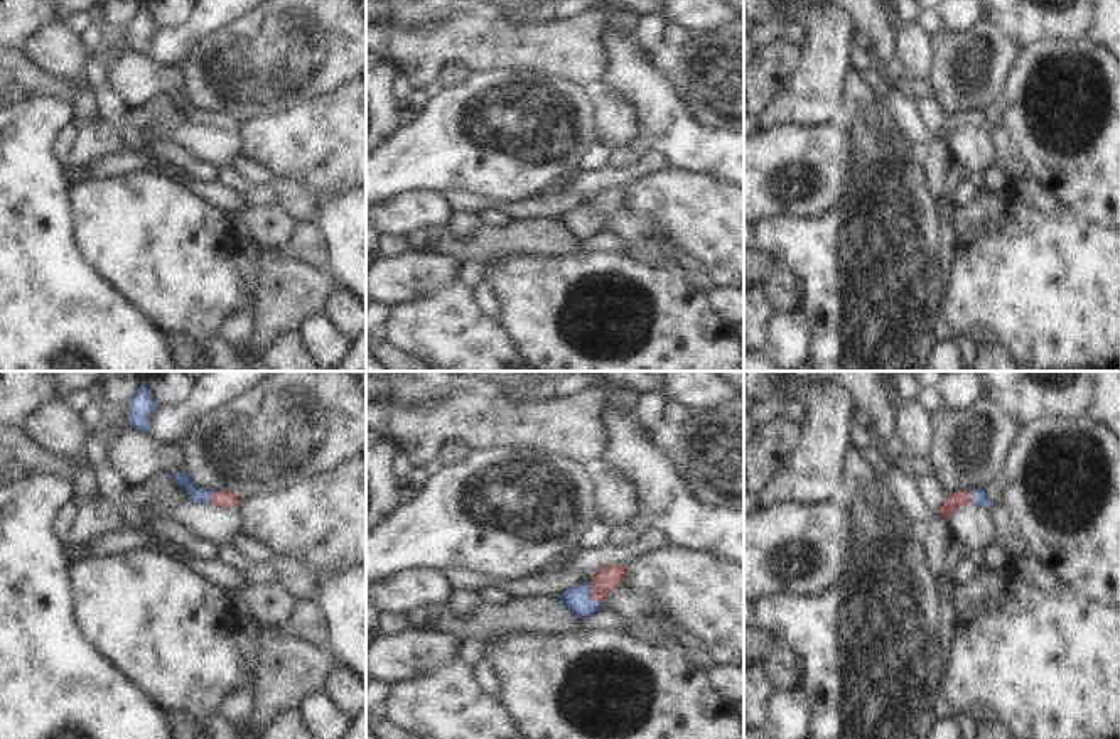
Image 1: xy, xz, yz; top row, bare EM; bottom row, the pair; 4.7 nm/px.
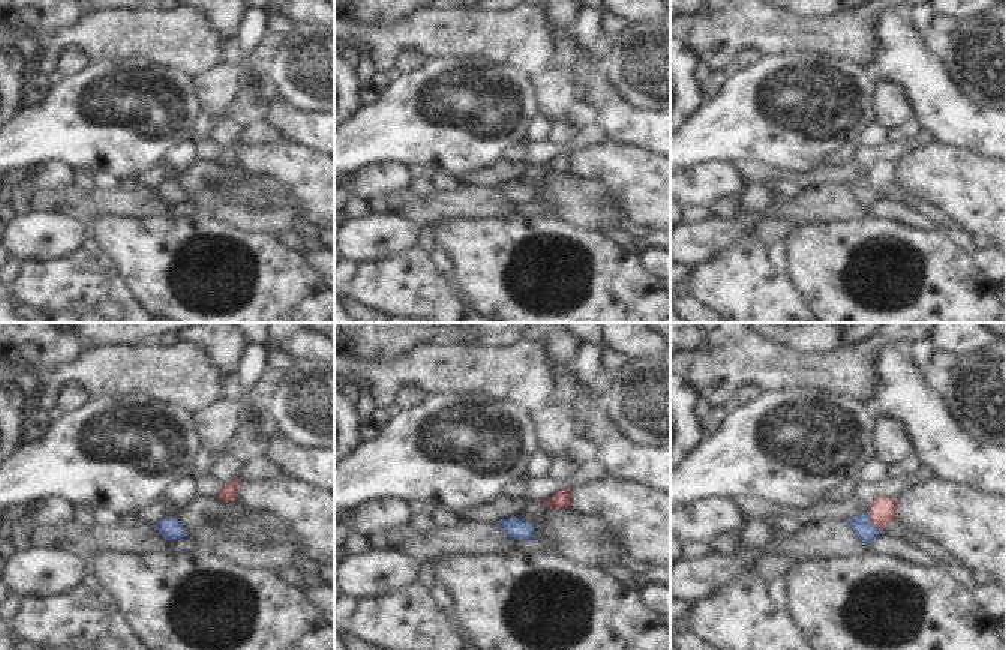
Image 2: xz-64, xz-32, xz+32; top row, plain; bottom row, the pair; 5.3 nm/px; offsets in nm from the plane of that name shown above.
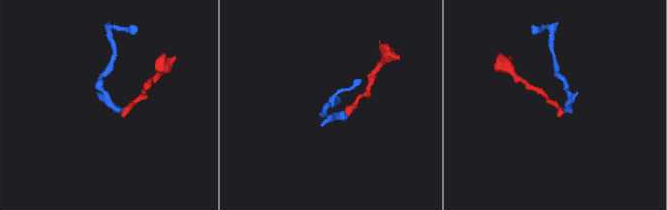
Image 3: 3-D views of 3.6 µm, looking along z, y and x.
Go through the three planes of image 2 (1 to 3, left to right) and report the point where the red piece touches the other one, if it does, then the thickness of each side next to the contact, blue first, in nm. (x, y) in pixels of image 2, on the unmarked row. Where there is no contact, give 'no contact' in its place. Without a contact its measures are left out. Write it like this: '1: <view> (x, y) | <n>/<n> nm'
1: no contact
2: no contact
3: xz+32 (868, 186) | 110/140 nm

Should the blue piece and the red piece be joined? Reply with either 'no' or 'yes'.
yes

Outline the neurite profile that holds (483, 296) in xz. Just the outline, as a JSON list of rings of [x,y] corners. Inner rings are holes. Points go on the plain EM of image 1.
[[[479,283],[474,290],[472,290],[474,300],[479,305],[479,309],[482,310],[482,314],[489,319],[498,319],[499,316],[499,304],[494,299],[491,289],[486,283]]]

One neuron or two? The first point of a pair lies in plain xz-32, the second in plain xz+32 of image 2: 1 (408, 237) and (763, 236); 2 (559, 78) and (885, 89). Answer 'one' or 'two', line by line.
1: two
2: one

